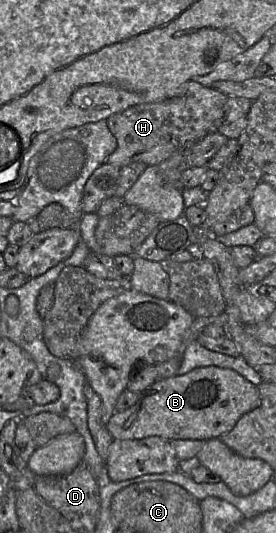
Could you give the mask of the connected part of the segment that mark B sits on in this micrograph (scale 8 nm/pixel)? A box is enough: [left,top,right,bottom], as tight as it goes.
[106,367,260,441]

